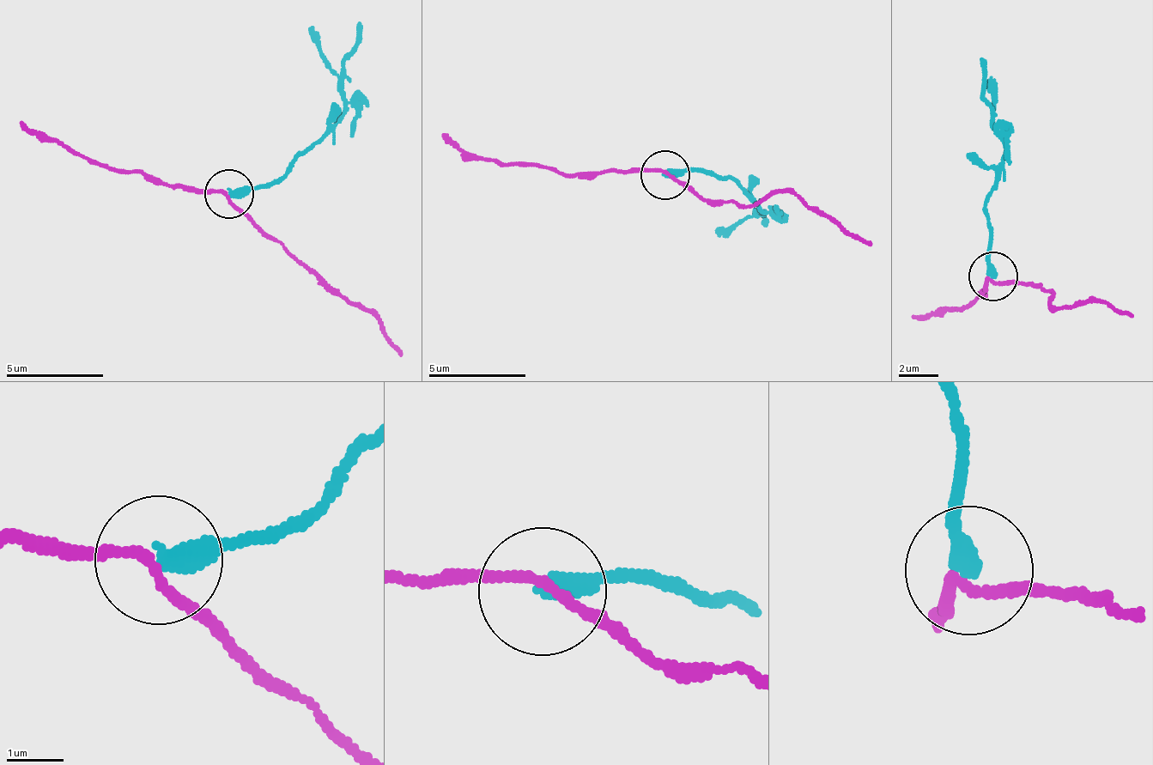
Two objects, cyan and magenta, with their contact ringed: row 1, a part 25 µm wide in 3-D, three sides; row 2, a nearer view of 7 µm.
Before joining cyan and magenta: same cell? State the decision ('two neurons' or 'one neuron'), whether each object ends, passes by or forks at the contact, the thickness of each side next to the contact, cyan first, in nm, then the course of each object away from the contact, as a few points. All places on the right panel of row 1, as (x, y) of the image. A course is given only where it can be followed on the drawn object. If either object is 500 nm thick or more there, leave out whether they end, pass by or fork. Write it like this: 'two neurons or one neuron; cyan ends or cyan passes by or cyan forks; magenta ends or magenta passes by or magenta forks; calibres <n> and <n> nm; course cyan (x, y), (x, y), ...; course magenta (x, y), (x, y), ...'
two neurons; cyan ends; magenta passes by; calibres 320 and 160 nm; course cyan (994, 277), (987, 195), (1002, 142), (991, 113), (986, 79); course magenta (989, 277), (1054, 290), (1056, 305), (1090, 298), (1134, 318)

